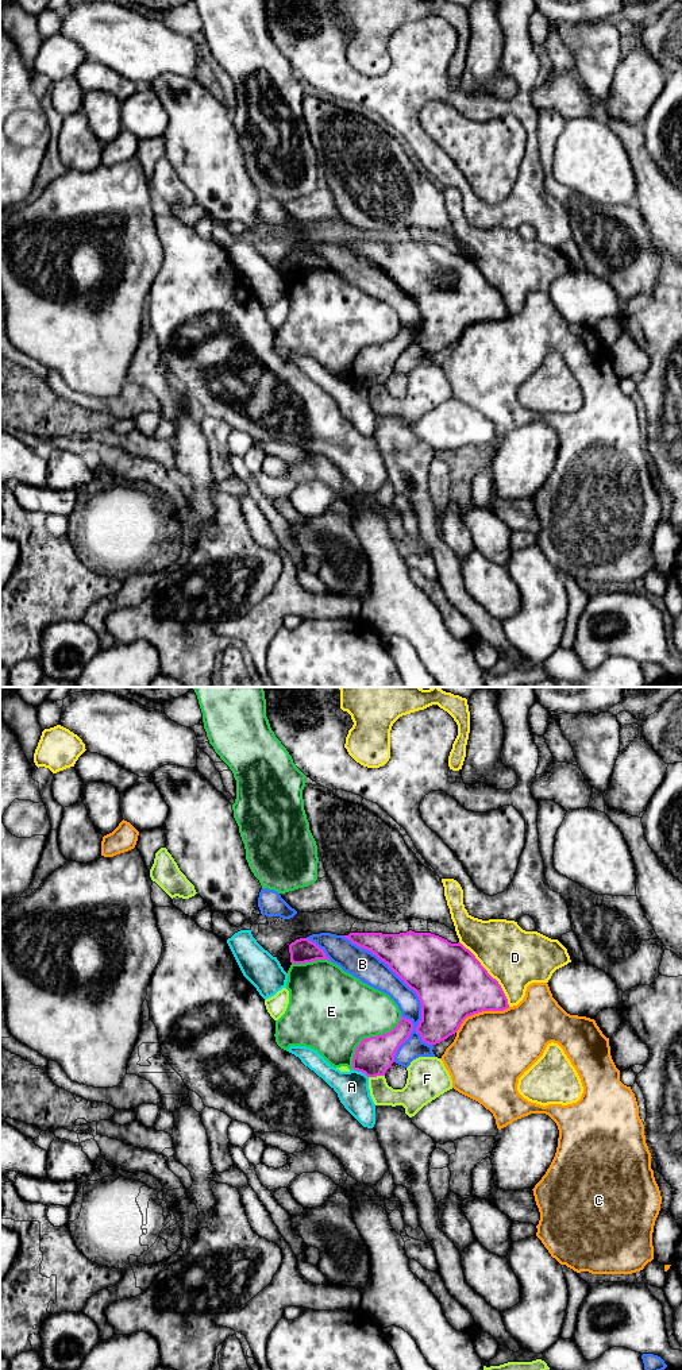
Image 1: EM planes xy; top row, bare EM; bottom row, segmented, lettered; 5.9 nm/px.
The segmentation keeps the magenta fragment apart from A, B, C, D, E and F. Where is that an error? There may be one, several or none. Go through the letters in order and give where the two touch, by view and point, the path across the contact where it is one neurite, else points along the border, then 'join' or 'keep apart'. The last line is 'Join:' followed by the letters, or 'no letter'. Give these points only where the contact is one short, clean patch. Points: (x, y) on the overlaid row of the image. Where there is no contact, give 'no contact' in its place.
A: contact xy (361, 1071); border xy (353, 1068), (368, 1077); keep apart
B: contact xy (407, 984); keep apart
C: contact xy (481, 1011); keep apart
D: contact xy (488, 973); keep apart
E: contact xy (370, 1037); keep apart
F: contact xy (376, 1076); keep apart
Join: no letter

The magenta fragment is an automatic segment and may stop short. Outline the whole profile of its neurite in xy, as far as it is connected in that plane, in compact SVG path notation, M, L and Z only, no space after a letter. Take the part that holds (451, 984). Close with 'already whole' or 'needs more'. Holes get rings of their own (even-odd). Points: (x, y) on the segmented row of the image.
M412 930L400 934L350 933L343 937L375 954L417 993L421 1004L421 1020L416 1031L428 1045L440 1043L455 1034L467 1016L482 1011L509 1008L498 981L461 942L451 943L439 935Z; already whole

